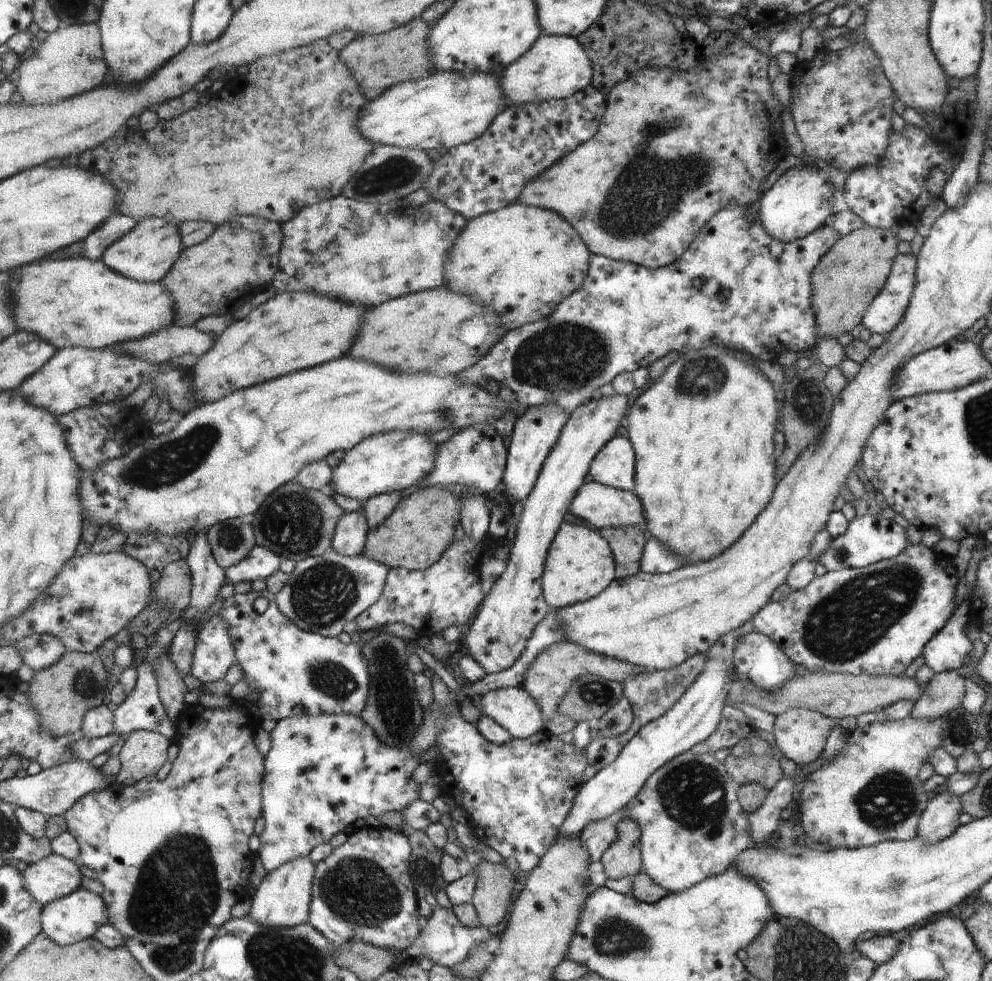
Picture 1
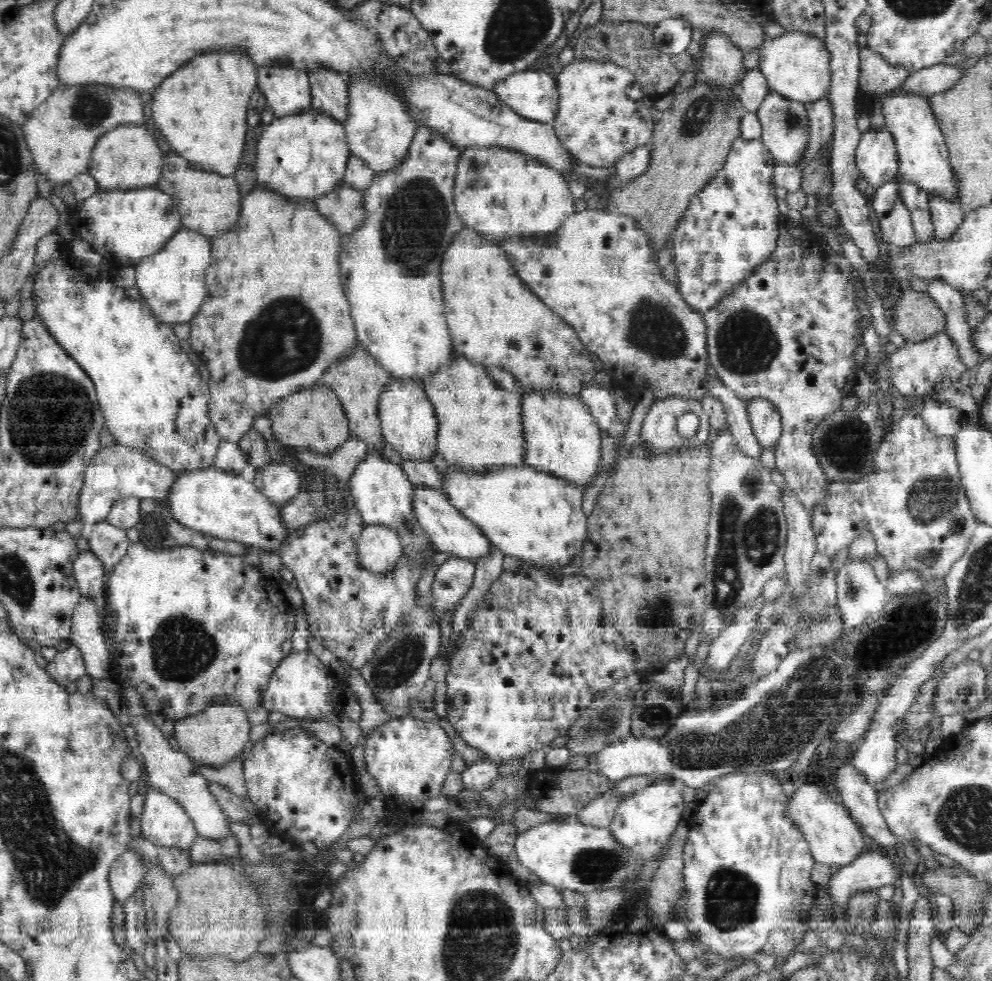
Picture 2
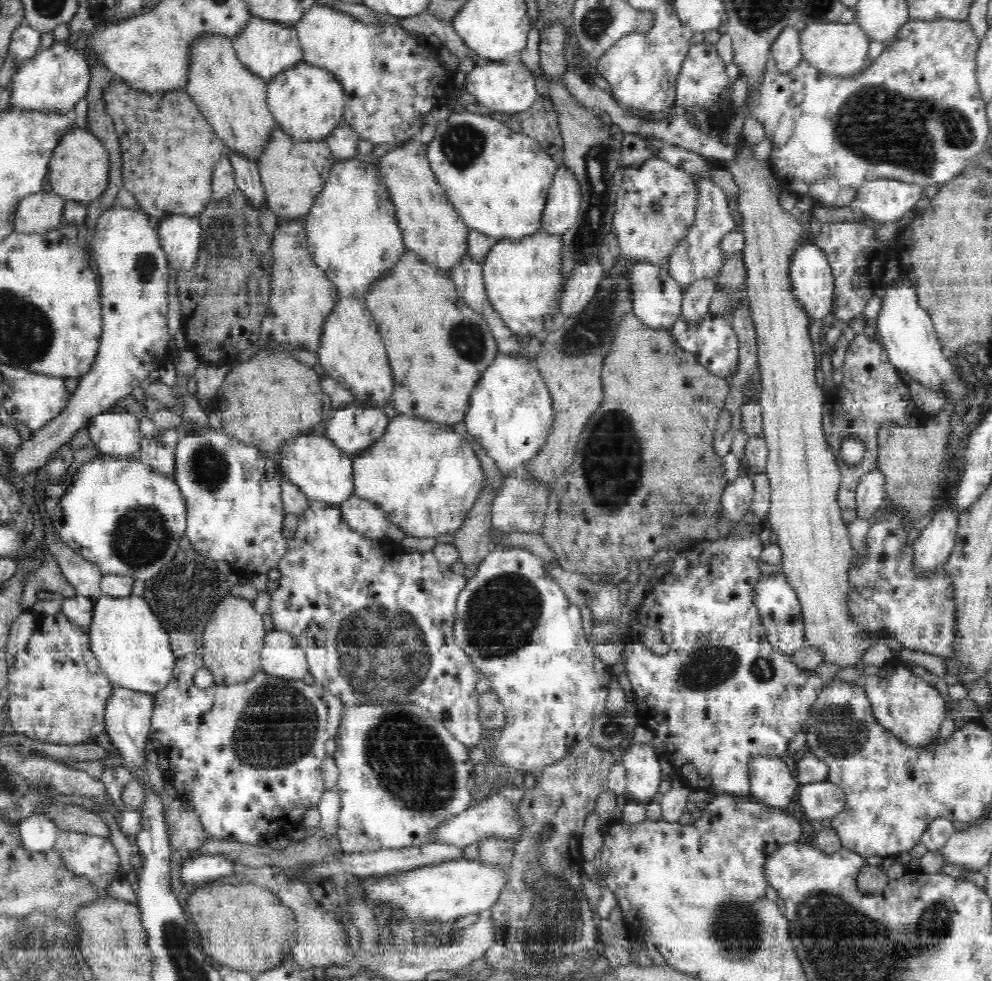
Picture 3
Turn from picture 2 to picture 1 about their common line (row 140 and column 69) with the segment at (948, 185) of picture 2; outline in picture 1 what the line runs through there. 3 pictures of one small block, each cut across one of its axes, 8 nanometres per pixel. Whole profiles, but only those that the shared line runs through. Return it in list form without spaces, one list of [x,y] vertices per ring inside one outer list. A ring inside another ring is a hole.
[[[82,888],[71,895],[48,903],[43,910],[45,933],[58,944],[73,945],[97,936],[100,928],[109,923],[109,908],[103,895]]]

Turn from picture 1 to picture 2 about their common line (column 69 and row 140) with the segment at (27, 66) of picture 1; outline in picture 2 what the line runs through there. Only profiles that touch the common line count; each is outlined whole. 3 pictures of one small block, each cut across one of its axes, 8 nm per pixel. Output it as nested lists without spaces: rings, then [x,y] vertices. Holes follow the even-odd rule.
[[[59,81],[56,88],[53,88],[52,94],[34,109],[32,116],[21,129],[24,140],[34,157],[35,166],[40,167],[40,171],[54,184],[60,181],[71,181],[76,175],[89,170],[92,151],[103,134],[122,124],[140,124],[140,122],[144,122],[144,100],[140,96],[140,90],[134,87],[120,88],[102,81],[85,83]]]

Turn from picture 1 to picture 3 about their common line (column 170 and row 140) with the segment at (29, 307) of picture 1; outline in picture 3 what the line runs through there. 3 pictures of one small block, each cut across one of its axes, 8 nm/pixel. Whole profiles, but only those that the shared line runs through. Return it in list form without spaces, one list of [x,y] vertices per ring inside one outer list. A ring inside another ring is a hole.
[[[304,62],[268,81],[267,101],[278,130],[297,143],[319,143],[343,122],[344,89],[334,75]]]

